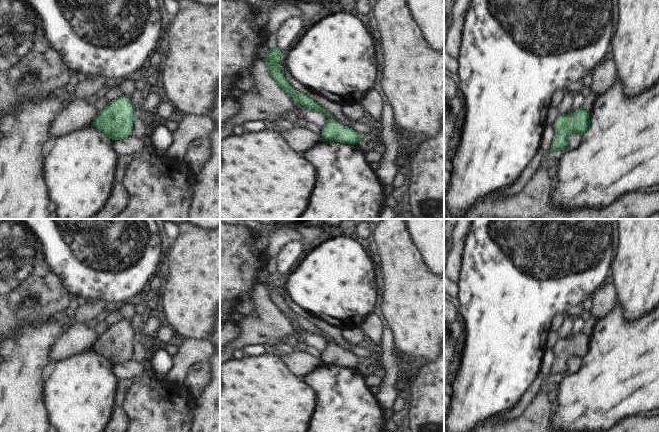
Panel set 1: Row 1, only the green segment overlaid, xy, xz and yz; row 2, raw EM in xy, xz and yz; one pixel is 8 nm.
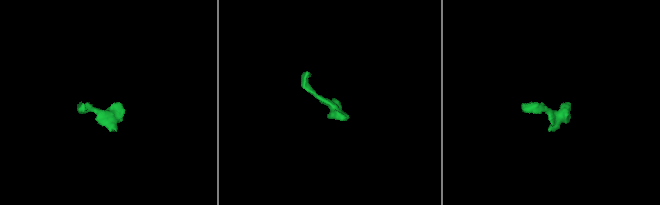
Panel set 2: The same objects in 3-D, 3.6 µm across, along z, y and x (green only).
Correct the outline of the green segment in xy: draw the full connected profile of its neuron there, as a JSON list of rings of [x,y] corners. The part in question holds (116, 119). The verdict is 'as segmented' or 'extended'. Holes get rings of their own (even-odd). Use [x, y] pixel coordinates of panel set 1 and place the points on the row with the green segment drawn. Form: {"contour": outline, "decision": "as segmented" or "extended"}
{"contour": [[[121,96],[98,112],[92,126],[112,140],[123,139],[132,135],[136,117],[129,99]]], "decision": "as segmented"}

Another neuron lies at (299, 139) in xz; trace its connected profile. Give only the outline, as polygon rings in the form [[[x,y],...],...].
[[[295,127],[279,134],[289,147],[299,153],[306,152],[323,141],[321,135],[301,127]]]

